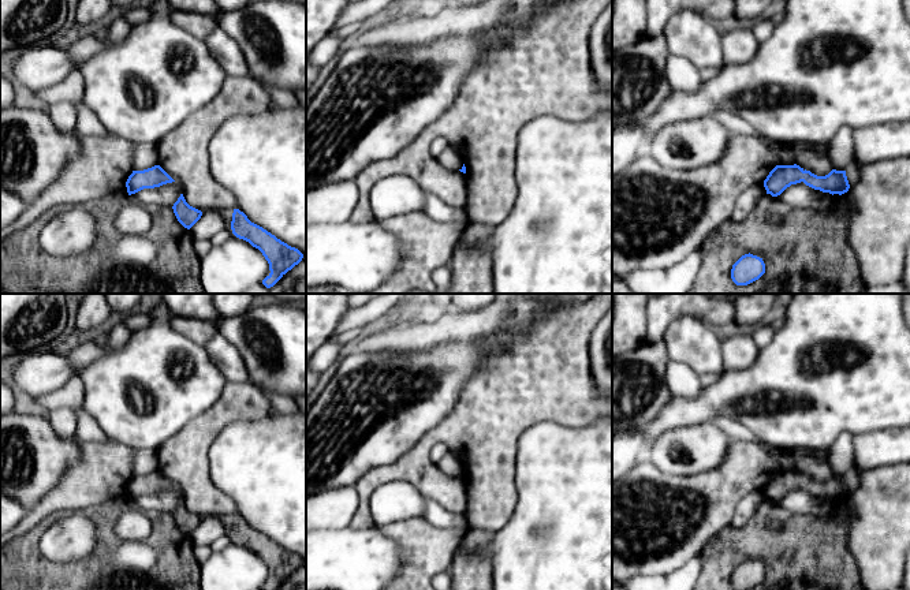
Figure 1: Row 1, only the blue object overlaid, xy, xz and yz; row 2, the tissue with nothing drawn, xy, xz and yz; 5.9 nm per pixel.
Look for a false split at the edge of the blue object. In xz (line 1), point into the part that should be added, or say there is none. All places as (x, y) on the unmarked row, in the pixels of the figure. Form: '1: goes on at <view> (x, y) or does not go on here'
1: does not go on here

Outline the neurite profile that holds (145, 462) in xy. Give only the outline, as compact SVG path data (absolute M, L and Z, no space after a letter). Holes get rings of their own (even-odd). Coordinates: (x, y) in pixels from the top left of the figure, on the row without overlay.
M134 449L134 475L143 477L157 471L157 453L153 449Z

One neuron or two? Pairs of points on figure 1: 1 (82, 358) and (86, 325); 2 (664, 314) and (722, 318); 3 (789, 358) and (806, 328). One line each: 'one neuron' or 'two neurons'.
1: two neurons
2: one neuron
3: one neuron

